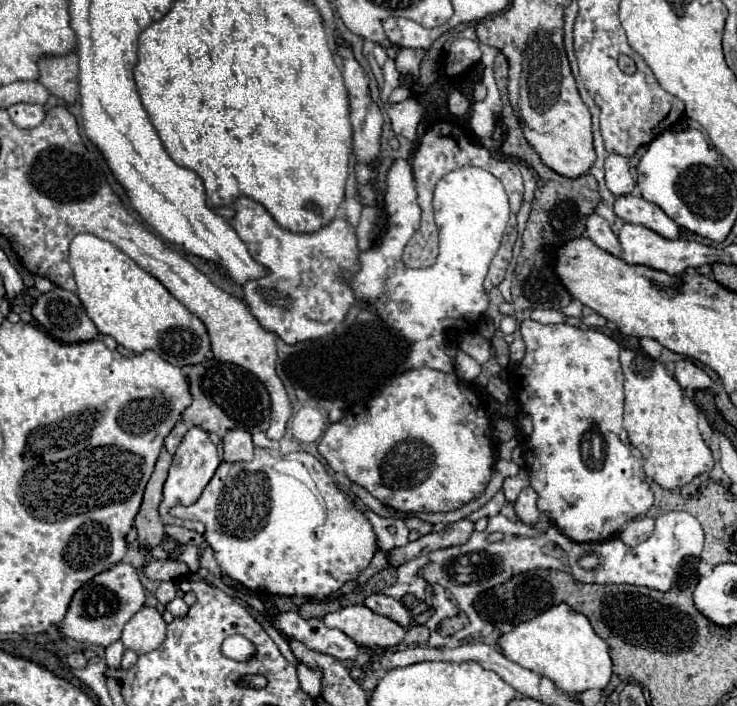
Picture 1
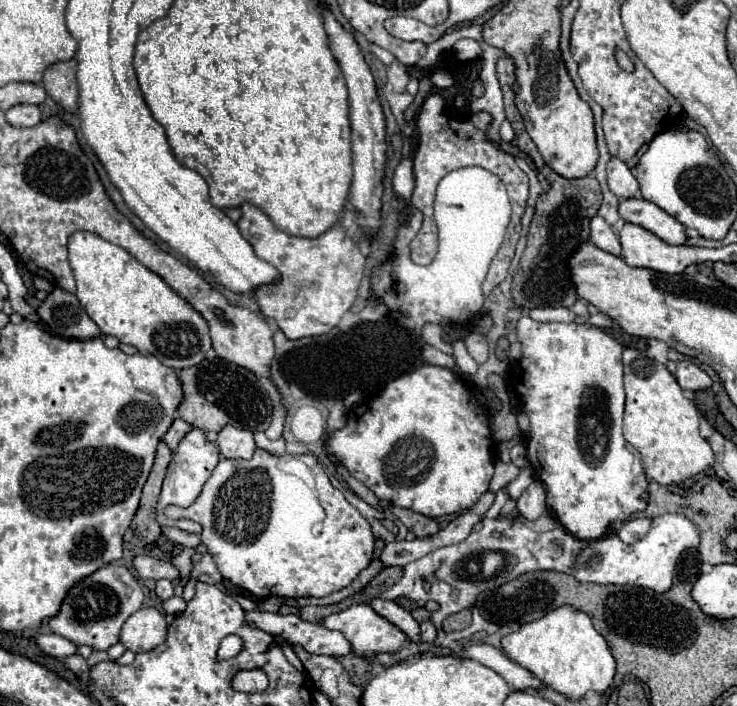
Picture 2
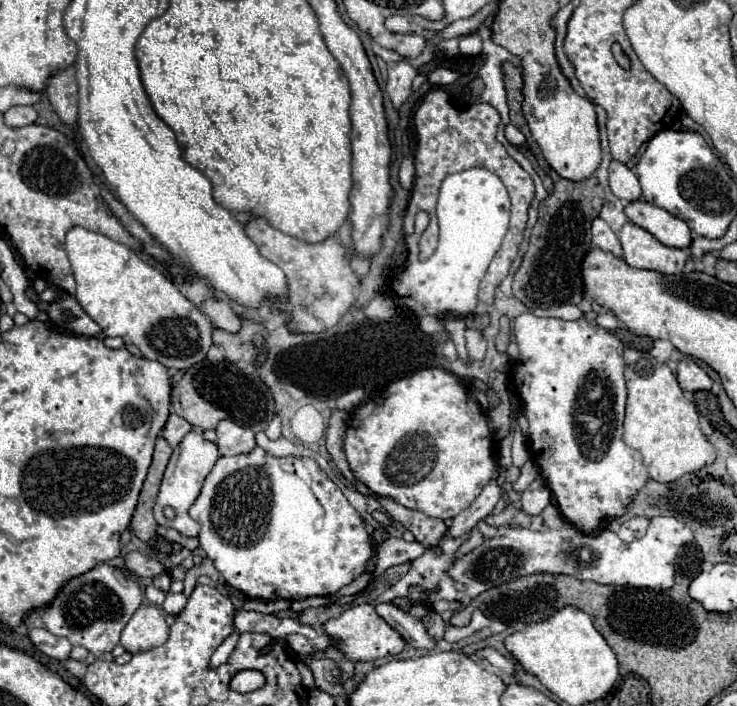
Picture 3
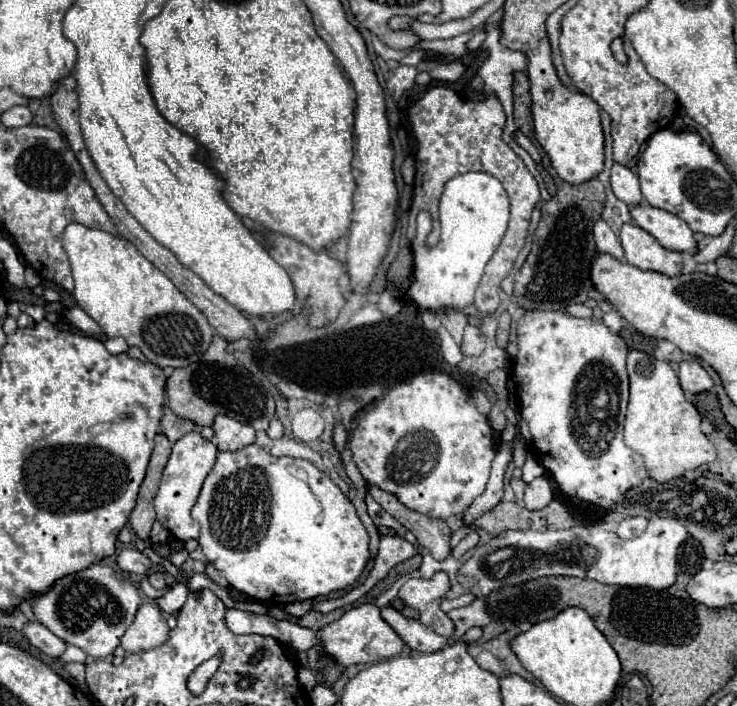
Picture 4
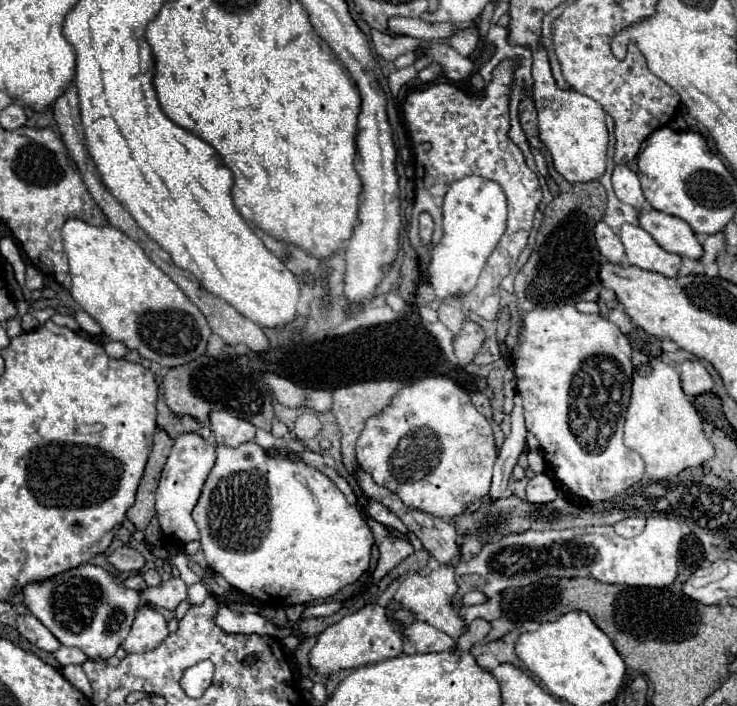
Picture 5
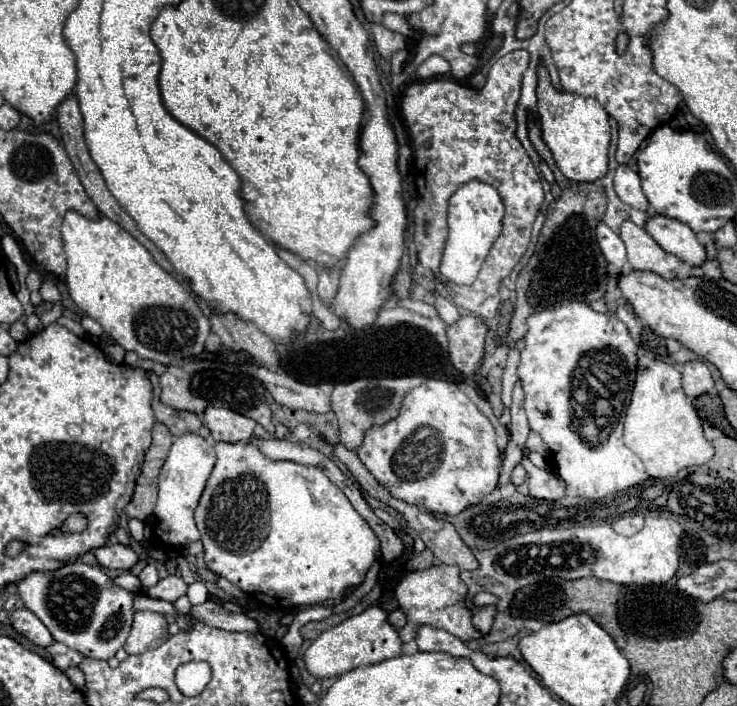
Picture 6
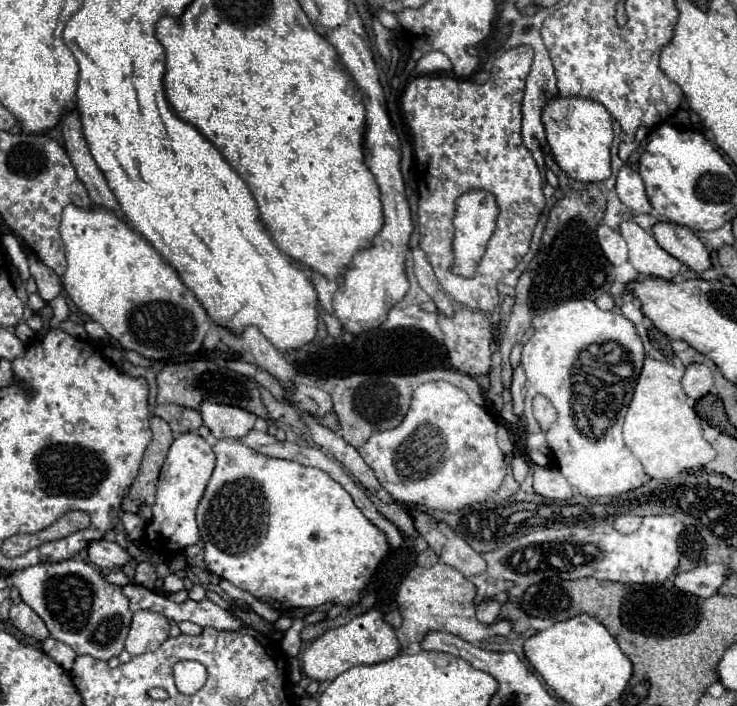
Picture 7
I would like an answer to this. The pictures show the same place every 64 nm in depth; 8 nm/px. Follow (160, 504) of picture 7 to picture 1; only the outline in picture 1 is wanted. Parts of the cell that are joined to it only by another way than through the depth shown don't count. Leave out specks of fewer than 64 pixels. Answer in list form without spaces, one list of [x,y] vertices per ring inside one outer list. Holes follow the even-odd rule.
[[[190,426],[190,430],[186,432],[184,440],[180,442],[180,446],[174,454],[174,460],[172,460],[172,466],[170,466],[170,472],[168,472],[168,480],[164,484],[164,498],[162,498],[162,504],[160,504],[160,518],[162,518],[164,524],[178,524],[178,526],[184,526],[184,528],[190,528],[190,530],[196,530],[196,532],[204,534],[204,524],[174,518],[174,516],[170,516],[170,508],[174,508],[178,504],[184,504],[184,506],[194,504],[200,498],[206,484],[212,480],[218,464],[220,464],[218,448],[210,442],[208,432],[204,432],[202,428]]]

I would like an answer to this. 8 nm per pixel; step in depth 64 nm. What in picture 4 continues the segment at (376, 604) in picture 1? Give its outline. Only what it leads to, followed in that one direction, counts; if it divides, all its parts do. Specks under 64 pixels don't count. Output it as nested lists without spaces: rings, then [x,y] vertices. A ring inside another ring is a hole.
[[[386,606],[380,610],[380,614],[384,616],[384,620],[398,632],[398,636],[416,652],[438,652],[440,648],[444,648],[444,644],[448,642],[444,636],[436,634],[434,630],[430,630],[428,626],[424,626],[418,620],[406,618],[402,616],[398,610],[394,610],[392,606]]]

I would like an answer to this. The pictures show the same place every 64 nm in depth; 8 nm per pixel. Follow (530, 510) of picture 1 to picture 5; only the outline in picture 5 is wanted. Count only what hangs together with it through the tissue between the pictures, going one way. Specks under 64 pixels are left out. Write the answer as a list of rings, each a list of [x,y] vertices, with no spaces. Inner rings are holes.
[[[538,474],[532,480],[528,480],[526,500],[530,504],[546,504],[546,502],[552,502],[556,496],[558,496],[558,488],[550,476]]]

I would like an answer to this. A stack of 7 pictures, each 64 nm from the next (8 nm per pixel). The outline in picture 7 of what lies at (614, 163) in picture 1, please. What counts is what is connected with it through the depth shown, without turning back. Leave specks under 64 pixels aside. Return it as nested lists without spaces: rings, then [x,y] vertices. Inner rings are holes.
[[[622,166],[622,170],[618,172],[618,176],[616,176],[616,194],[622,200],[622,204],[632,208],[634,212],[646,214],[646,212],[652,210],[652,206],[648,202],[648,196],[644,192],[642,178],[630,166]]]

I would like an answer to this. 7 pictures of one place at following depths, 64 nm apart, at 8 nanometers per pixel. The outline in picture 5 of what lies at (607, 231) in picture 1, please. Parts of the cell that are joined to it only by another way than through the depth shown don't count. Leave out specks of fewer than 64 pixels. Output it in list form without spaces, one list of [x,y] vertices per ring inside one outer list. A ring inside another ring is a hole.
[[[600,220],[600,224],[596,224],[596,228],[594,228],[594,236],[596,236],[596,244],[598,244],[598,248],[600,248],[600,254],[602,254],[606,260],[614,262],[614,264],[622,264],[624,267],[632,266],[632,264],[627,265],[626,248],[622,246],[620,230],[614,232],[610,226],[606,226],[606,222],[602,221],[604,220]]]

